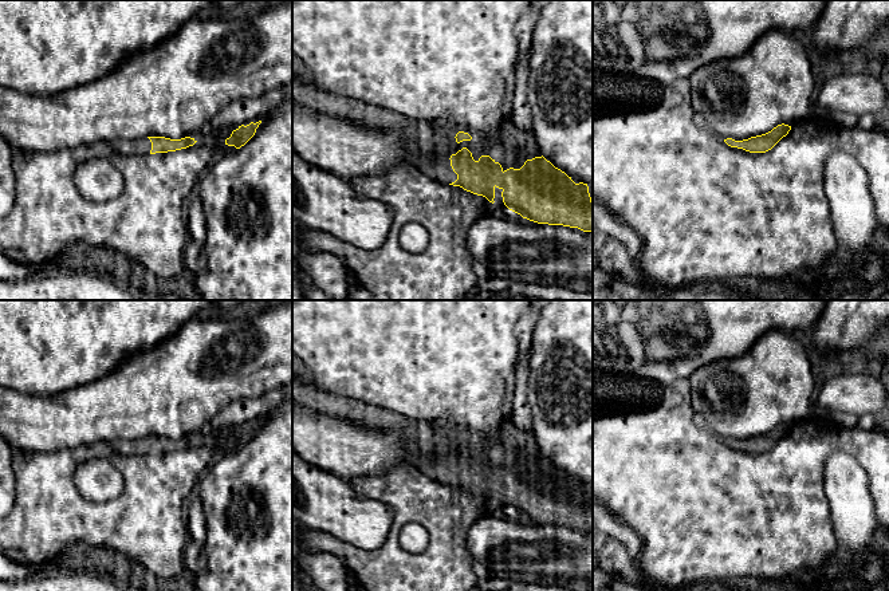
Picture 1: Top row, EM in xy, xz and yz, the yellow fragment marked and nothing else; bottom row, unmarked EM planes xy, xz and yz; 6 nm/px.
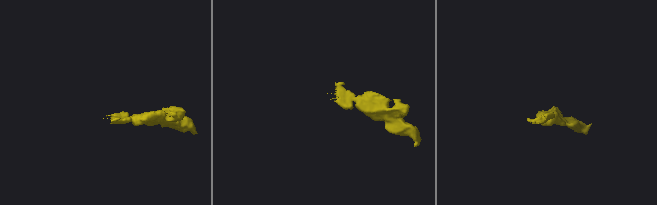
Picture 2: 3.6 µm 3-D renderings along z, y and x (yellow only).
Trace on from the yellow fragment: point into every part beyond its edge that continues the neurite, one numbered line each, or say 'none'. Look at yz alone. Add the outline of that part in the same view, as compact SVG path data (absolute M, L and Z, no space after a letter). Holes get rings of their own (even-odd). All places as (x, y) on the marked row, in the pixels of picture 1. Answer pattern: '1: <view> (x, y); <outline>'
none

